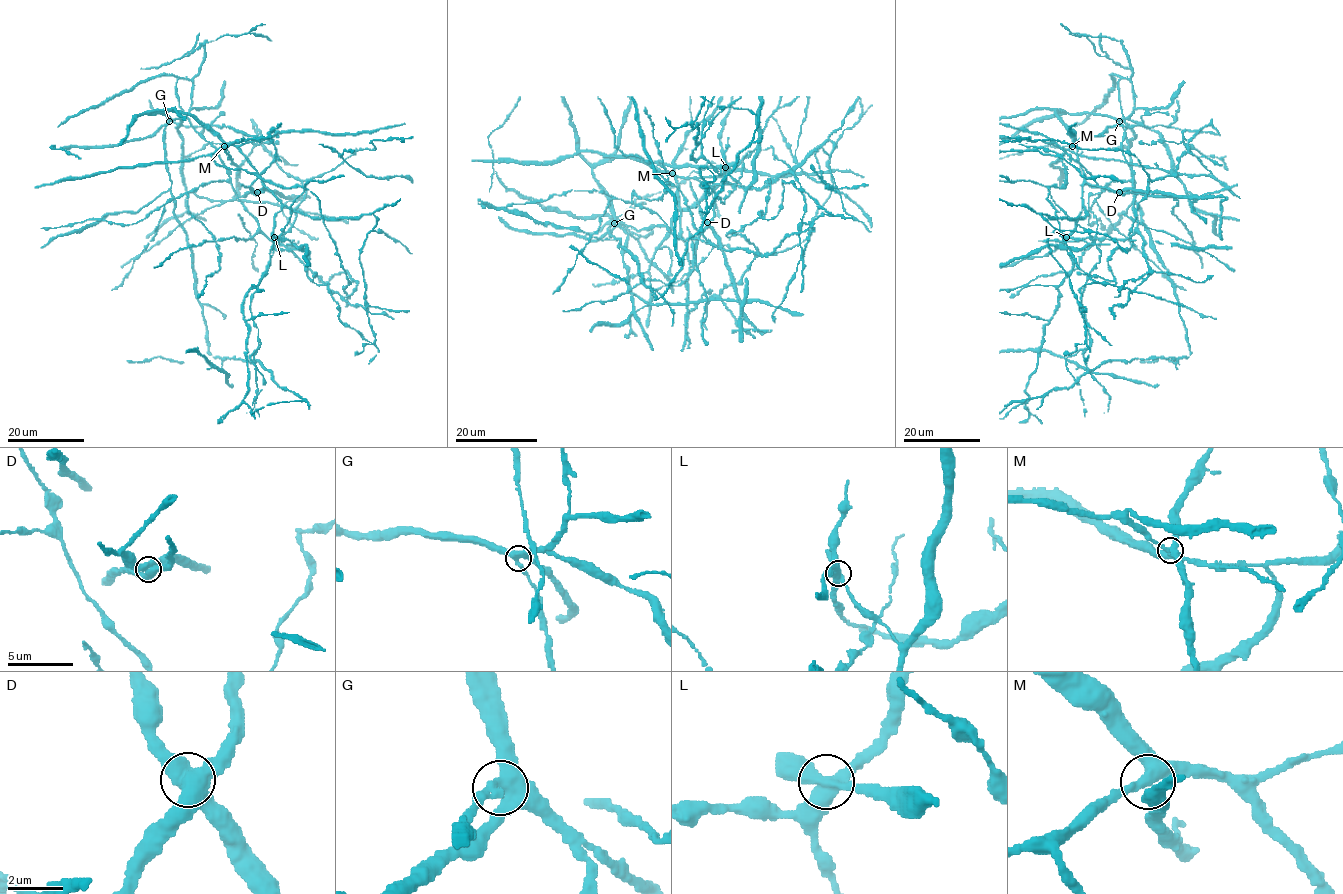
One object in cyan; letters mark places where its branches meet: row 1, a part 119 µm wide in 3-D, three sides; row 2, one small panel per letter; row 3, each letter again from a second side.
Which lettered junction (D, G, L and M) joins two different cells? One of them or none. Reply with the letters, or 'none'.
none

